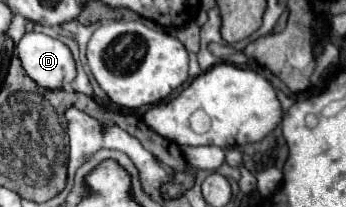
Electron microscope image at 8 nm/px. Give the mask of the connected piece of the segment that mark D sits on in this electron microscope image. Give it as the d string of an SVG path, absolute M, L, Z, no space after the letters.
M27 32L19 44L17 44L17 56L27 72L27 76L31 80L35 80L41 88L45 90L57 90L57 88L63 88L65 84L65 78L69 78L69 82L77 76L77 64L73 60L73 54L69 50L67 44L63 44L61 40L57 38L51 38L47 34L41 34L41 32Z

